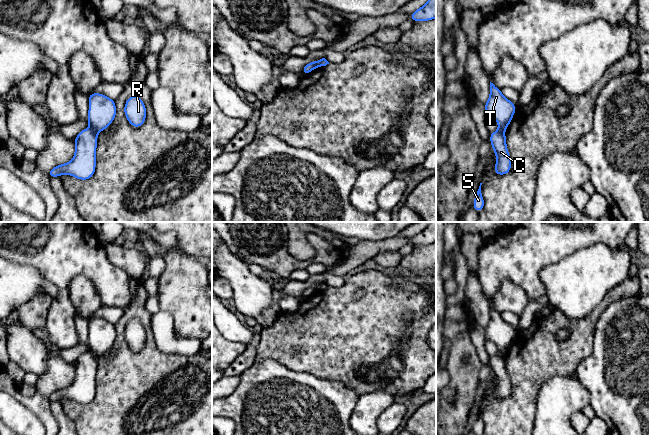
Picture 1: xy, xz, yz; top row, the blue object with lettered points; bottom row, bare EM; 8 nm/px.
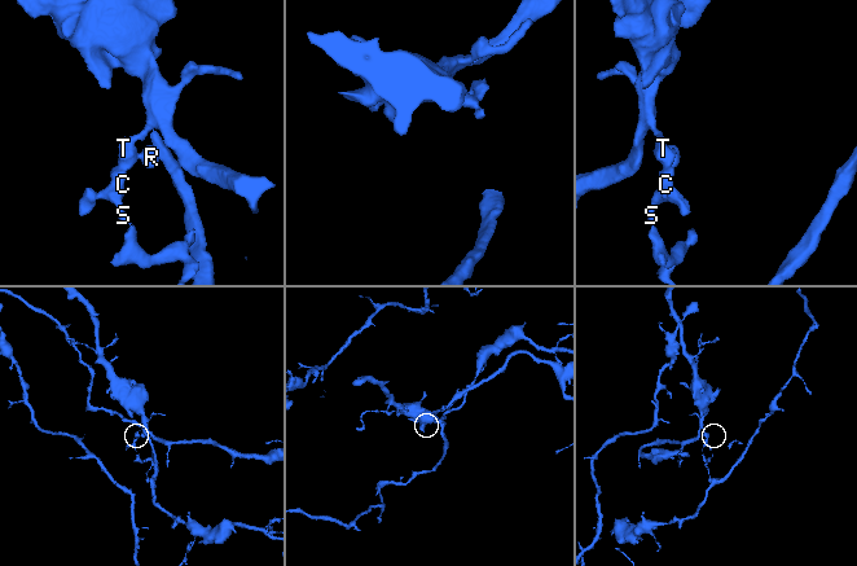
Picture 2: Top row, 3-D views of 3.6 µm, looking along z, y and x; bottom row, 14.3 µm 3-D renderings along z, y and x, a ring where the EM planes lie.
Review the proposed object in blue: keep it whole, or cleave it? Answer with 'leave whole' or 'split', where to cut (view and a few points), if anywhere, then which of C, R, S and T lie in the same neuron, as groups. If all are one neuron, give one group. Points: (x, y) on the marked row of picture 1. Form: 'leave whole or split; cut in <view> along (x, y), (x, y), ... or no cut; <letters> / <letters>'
split; cut in xz along (319, 60), (316, 66); C S / R T

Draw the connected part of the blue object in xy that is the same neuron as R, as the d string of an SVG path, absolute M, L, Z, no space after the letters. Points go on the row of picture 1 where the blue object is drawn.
M138 95L130 96L124 106L128 122L135 128L142 126L146 119L146 107Z

